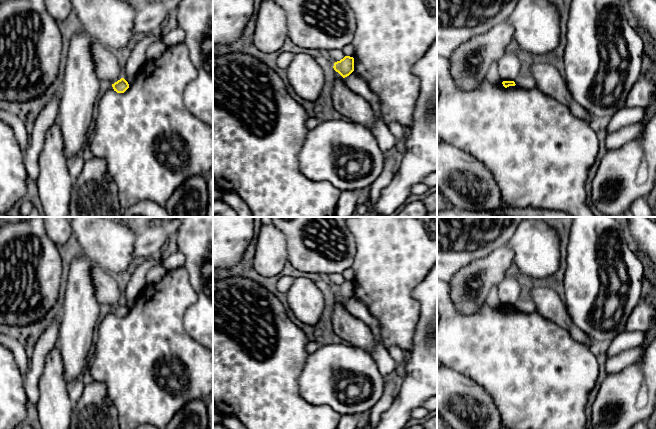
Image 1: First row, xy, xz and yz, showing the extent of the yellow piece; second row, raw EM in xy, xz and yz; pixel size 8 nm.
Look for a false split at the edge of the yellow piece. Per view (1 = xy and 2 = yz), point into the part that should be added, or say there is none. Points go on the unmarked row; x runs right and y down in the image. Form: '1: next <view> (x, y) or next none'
1: next none
2: next none

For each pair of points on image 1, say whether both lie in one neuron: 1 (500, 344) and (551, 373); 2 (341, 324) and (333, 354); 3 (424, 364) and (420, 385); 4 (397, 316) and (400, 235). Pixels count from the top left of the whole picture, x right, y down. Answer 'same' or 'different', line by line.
1: same
2: different
3: same
4: same

